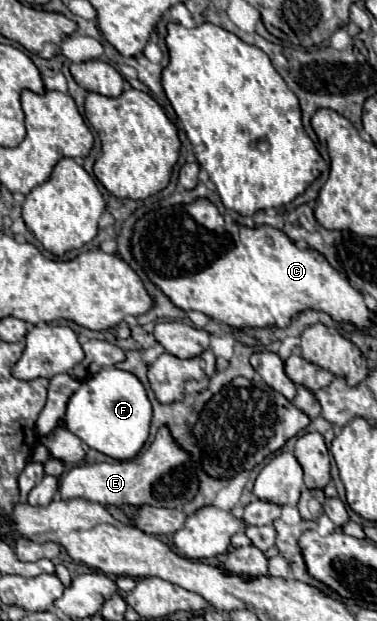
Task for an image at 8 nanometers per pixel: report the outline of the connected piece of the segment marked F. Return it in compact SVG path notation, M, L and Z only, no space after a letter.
M105 367L89 381L81 383L79 391L67 403L65 425L91 449L97 449L113 459L133 459L149 435L151 403L141 381L117 367Z

